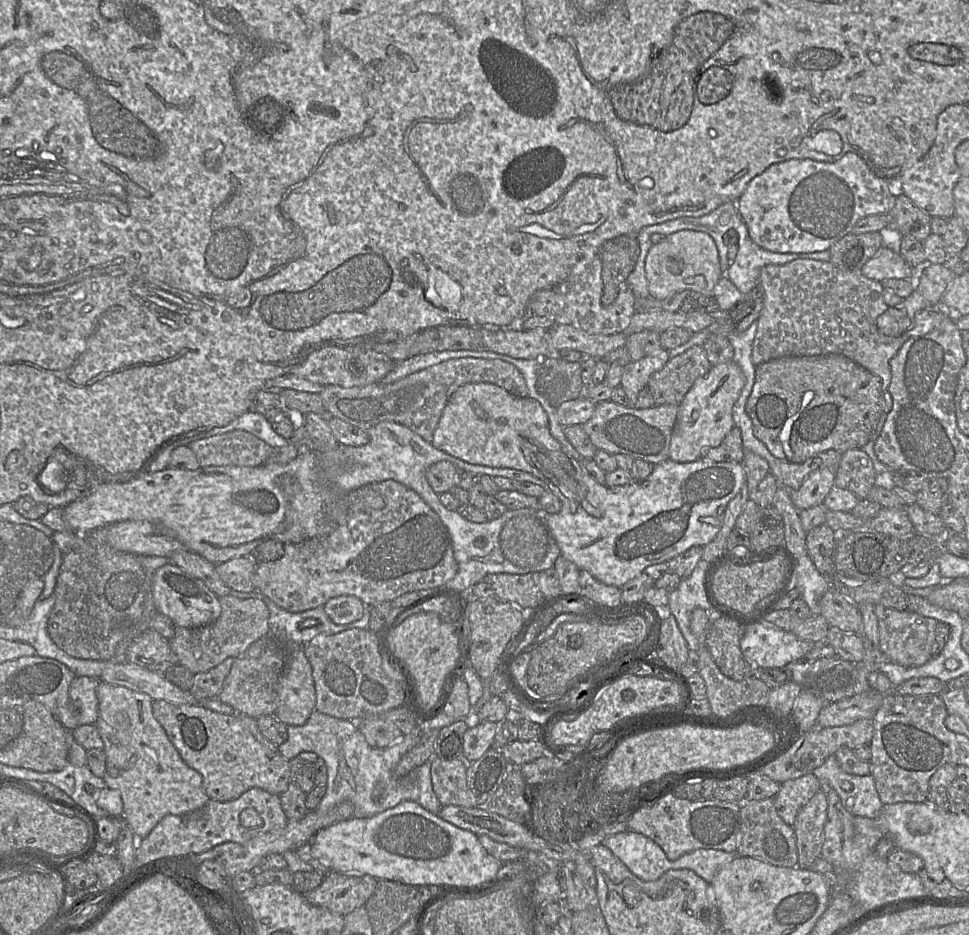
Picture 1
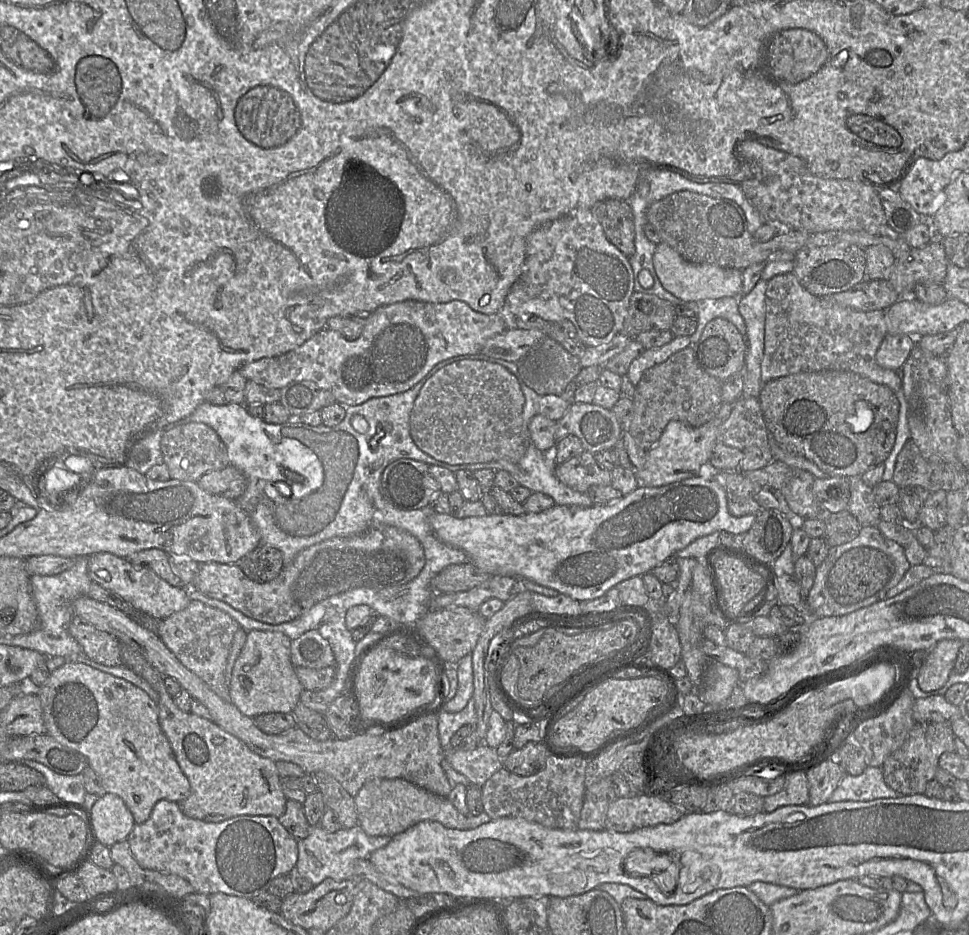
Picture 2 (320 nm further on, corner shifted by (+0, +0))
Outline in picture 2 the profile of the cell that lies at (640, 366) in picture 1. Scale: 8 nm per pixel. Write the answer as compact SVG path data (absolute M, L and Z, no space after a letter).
M677 336L665 345L657 348L646 349L640 356L630 364L627 376L632 385L636 387L640 382L642 374L666 361L672 354L691 345L689 336Z

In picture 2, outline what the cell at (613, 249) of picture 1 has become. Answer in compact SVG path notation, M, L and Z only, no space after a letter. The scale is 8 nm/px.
M610 198L597 202L591 209L607 239L624 255L631 257L635 252L635 224L629 202Z

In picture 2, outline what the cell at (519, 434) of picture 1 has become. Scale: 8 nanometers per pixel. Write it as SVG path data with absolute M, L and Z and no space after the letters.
M704 473L665 486L640 486L620 500L606 505L582 507L555 504L540 513L487 514L467 518L432 513L430 524L441 541L462 549L473 565L491 576L526 578L577 601L587 601L601 597L624 580L651 572L697 538L721 531L746 534L756 515L735 517L729 513L728 503L721 485Z

